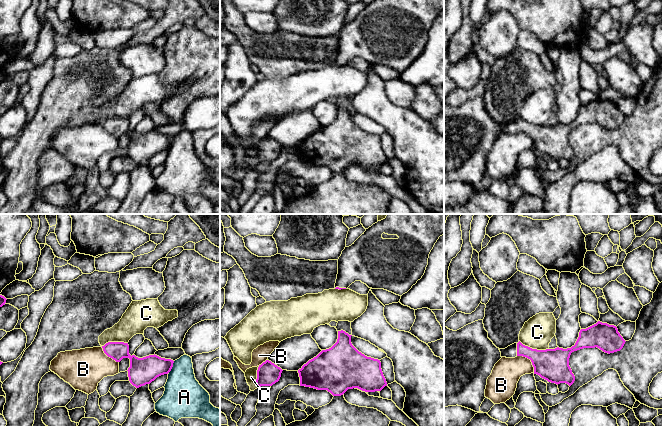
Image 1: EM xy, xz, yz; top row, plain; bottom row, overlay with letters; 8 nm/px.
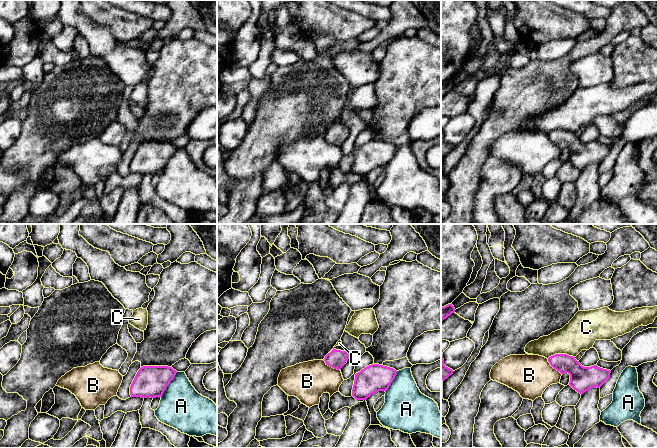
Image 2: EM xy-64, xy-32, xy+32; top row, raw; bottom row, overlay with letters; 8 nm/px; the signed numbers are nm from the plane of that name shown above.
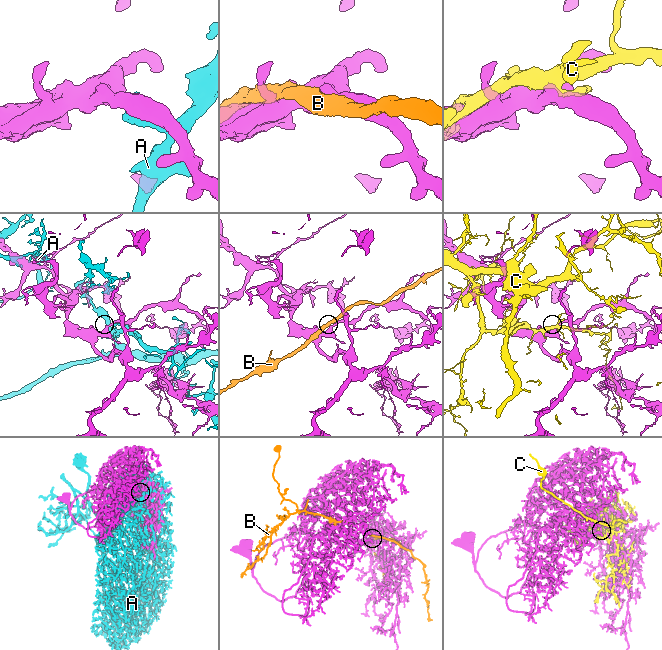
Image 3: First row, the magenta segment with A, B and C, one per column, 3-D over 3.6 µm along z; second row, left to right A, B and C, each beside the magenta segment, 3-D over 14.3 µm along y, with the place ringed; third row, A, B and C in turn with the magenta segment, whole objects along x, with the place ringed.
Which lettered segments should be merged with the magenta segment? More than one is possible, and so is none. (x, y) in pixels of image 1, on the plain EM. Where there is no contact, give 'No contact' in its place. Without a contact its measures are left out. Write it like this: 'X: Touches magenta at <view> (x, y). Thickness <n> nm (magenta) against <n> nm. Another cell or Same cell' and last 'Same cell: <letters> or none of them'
A: Touches magenta at xy (171, 143). Thickness 220 nm (magenta) against 320 nm. Another cell
B: Touches magenta at yz (530, 135). Thickness 260 nm (magenta) against 220 nm. Another cell
C: Touches magenta at yz (533, 125). Thickness 260 nm (magenta) against 240 nm. Another cell
Same cell: none of them

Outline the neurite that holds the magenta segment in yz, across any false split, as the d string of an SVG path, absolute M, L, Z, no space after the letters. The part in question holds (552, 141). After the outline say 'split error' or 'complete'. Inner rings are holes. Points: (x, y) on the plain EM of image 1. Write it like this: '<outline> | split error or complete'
M598 97L586 105L581 105L575 121L571 124L557 123L555 125L537 126L525 122L519 117L499 126L501 133L523 132L530 135L534 143L534 150L548 158L557 161L566 159L571 162L575 157L575 152L569 142L569 134L572 128L583 124L597 123L610 130L620 127L625 118L616 102Z | split error

